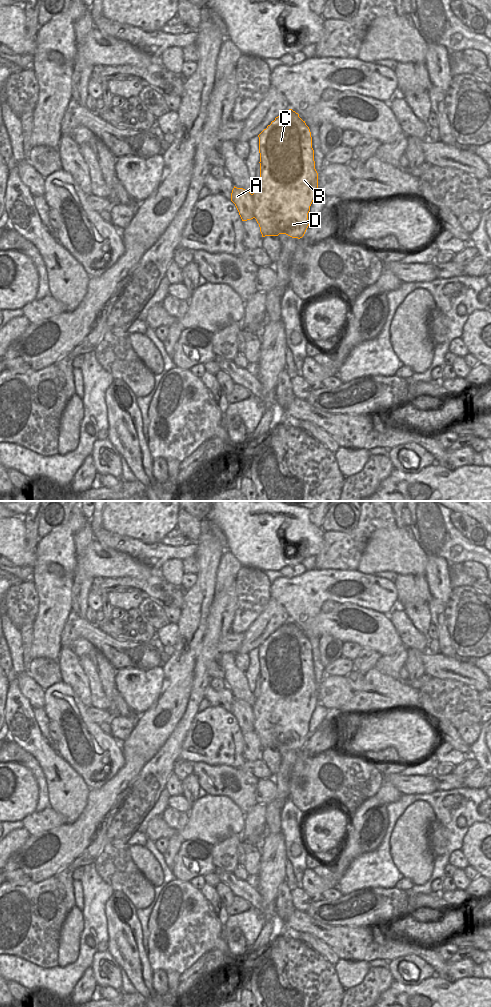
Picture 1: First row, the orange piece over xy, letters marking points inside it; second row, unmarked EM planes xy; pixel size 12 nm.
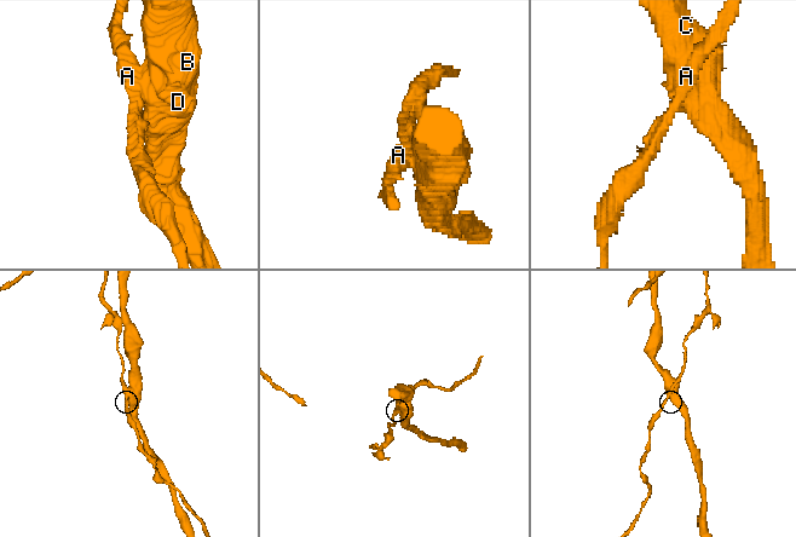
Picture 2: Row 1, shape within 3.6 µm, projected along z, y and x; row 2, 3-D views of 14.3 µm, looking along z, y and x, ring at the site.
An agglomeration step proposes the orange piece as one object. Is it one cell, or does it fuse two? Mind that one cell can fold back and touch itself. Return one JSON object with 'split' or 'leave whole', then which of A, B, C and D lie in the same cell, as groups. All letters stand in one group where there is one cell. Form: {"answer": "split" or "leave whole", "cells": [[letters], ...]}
{"answer": "split", "cells": [["A"], ["B", "C", "D"]]}

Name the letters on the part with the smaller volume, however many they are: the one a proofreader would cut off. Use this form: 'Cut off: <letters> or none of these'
Cut off: A

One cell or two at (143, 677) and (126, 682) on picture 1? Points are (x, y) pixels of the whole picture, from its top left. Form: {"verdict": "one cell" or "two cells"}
{"verdict": "one cell"}

